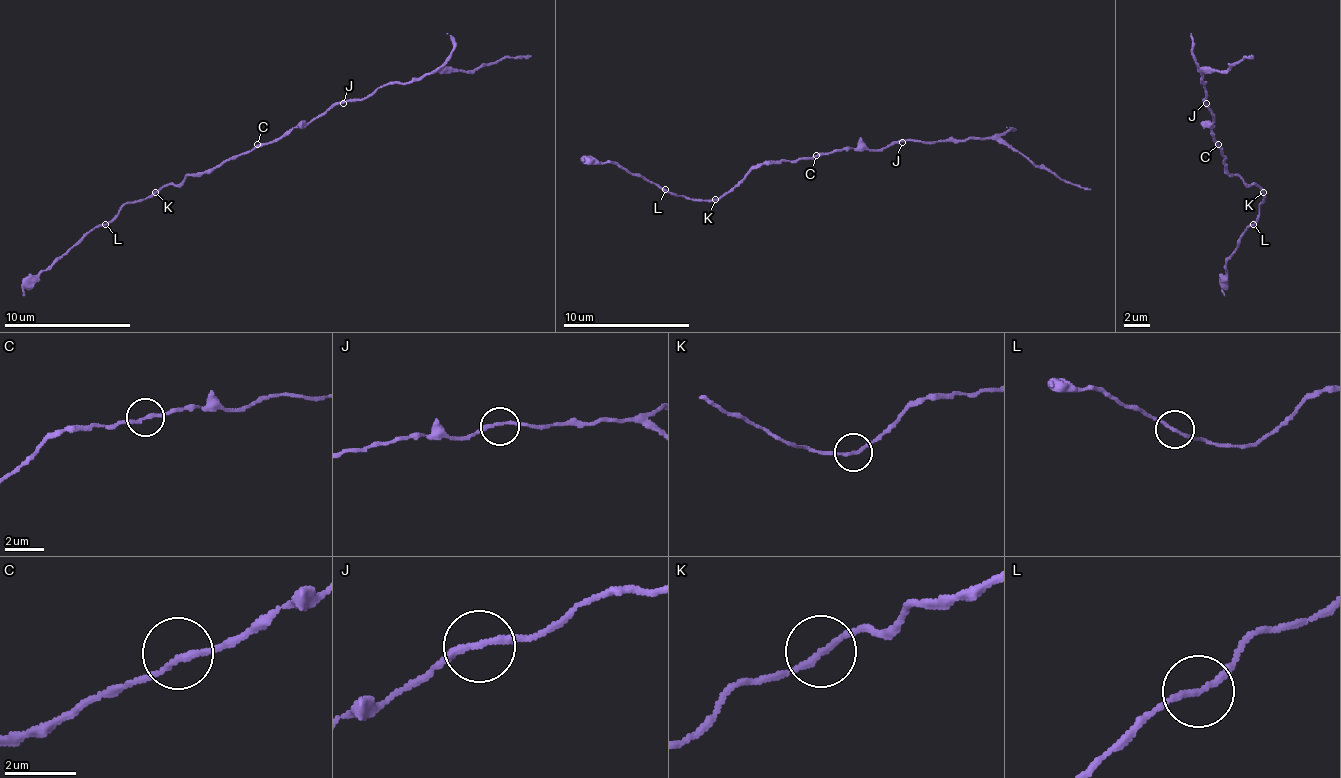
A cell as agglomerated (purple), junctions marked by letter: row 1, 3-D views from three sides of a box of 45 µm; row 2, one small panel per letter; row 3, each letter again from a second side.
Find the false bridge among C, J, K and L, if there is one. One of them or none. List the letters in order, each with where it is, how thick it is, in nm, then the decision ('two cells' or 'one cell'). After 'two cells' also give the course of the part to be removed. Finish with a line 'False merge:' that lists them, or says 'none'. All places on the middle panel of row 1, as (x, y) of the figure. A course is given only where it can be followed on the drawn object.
C: place (816, 155); calibre 190 nm; one cell
J: place (902, 142); calibre 180 nm; one cell
K: place (715, 199); calibre 160 nm; one cell
L: place (665, 189); calibre 170 nm; one cell
False merge: none

